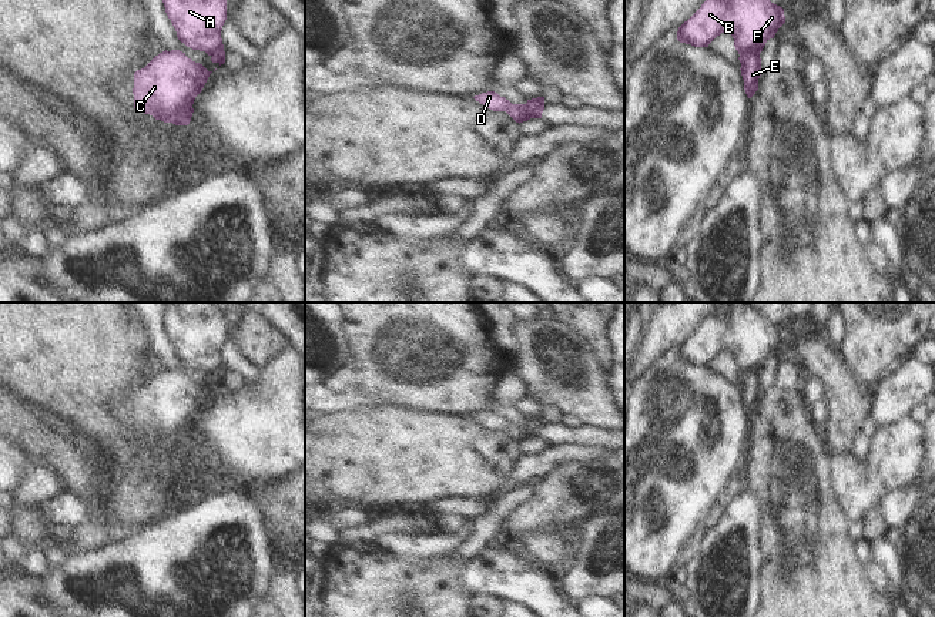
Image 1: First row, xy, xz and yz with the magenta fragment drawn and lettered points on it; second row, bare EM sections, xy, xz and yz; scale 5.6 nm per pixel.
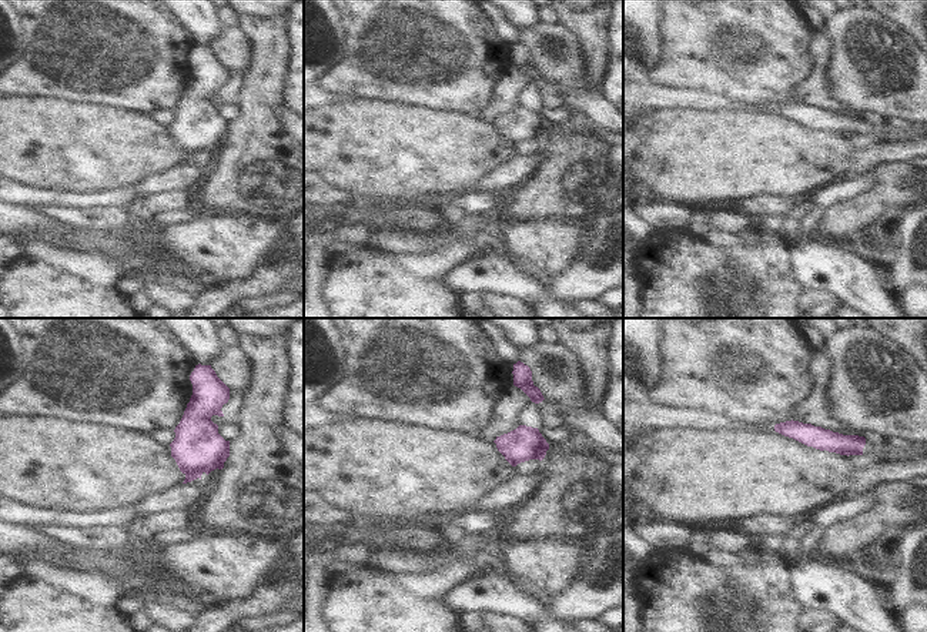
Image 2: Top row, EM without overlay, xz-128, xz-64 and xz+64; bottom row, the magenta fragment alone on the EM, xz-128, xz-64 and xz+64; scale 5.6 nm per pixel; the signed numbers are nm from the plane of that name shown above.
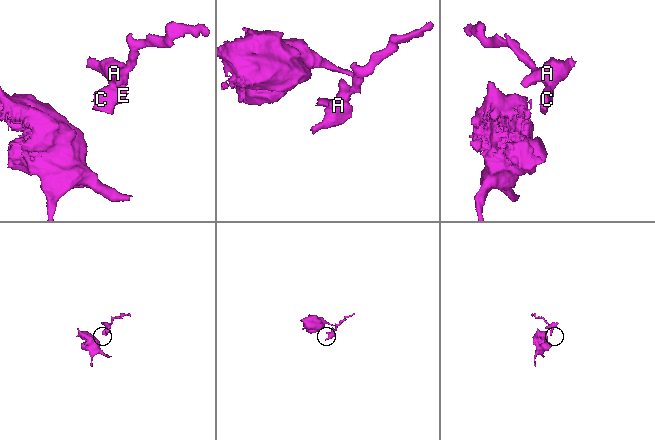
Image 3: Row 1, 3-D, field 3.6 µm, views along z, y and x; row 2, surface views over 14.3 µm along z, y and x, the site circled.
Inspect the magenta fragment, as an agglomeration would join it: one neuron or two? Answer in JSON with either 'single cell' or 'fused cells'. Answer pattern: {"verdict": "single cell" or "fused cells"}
{"verdict": "fused cells"}

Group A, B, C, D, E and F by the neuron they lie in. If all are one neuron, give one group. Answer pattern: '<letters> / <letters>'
A B F / C D E

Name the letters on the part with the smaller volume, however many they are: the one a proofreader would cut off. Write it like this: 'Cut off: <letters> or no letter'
Cut off: C, D, E

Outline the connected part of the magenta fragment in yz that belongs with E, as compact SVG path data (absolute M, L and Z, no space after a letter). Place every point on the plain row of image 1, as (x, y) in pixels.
M747 372L738 376L741 382L741 395L744 399L744 409L748 418L751 418L758 409L758 398L761 395L761 378L757 372Z

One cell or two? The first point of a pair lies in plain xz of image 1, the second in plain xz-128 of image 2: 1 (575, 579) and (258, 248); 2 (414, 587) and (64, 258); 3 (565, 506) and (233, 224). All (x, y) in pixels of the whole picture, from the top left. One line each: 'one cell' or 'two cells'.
1: two cells
2: two cells
3: two cells

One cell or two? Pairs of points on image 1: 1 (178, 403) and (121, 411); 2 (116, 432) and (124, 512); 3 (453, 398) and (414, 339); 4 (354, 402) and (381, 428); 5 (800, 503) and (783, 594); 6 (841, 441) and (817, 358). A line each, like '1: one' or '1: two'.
1: one
2: one
3: one
4: two
5: one
6: one

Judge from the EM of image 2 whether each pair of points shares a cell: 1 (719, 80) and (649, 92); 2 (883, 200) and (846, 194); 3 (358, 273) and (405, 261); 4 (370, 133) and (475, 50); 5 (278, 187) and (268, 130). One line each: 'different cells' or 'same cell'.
1: different cells
2: different cells
3: different cells
4: different cells
5: same cell

